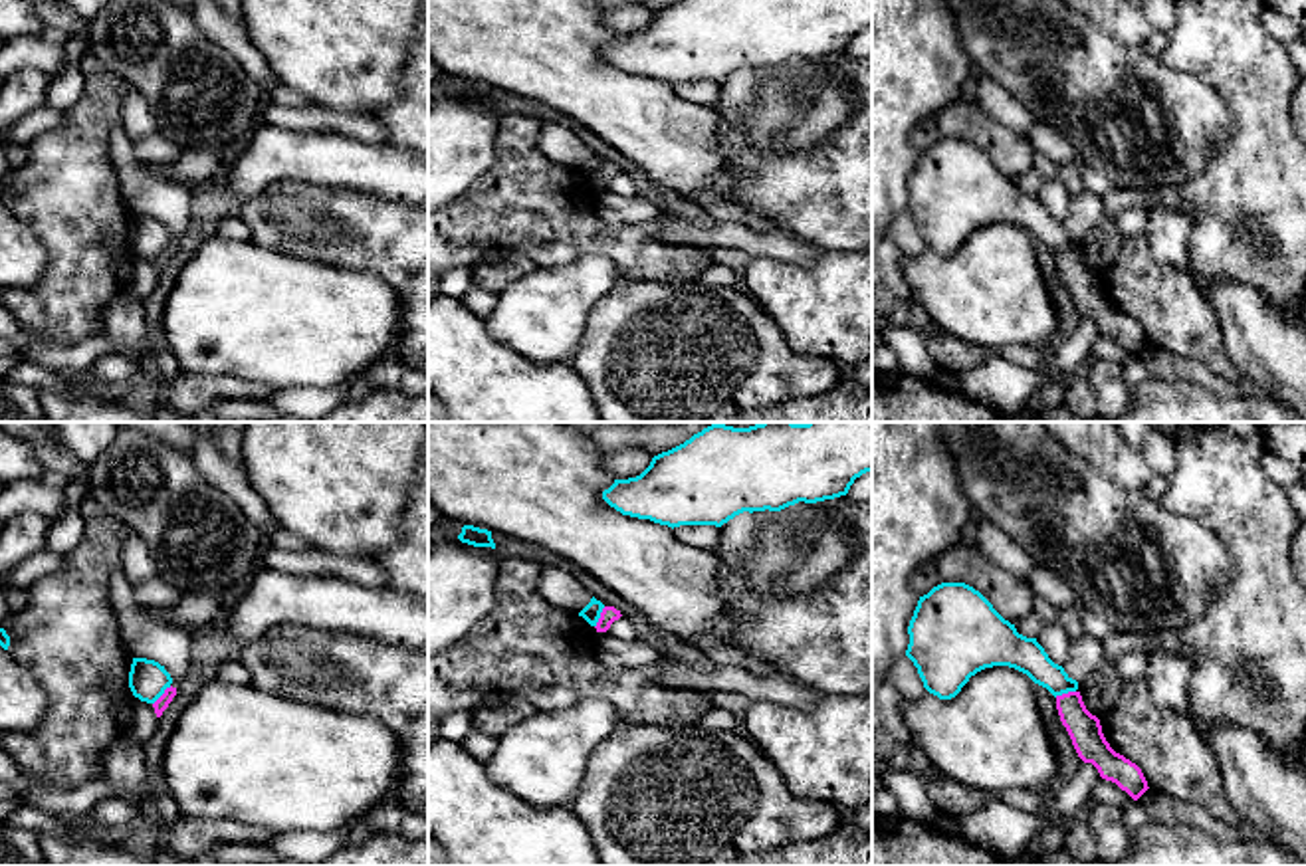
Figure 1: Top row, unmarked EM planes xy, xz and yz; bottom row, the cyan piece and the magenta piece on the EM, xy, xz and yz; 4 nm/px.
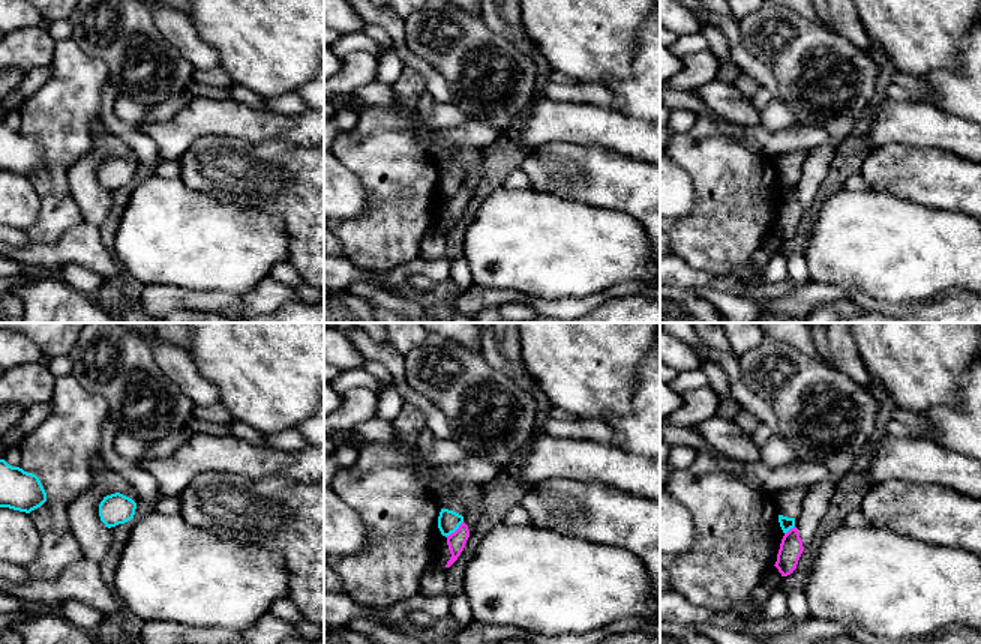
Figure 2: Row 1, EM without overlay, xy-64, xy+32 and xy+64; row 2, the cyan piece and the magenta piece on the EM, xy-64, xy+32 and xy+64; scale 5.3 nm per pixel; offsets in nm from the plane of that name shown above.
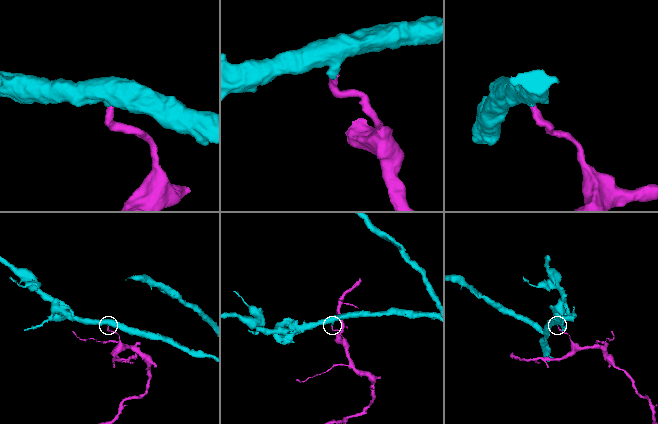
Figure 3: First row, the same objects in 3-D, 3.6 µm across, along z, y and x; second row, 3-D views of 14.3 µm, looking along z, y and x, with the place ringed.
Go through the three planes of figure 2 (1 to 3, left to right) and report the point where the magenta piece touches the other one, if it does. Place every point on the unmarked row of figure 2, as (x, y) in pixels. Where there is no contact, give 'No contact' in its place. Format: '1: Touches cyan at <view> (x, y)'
1: No contact
2: Touches cyan at xy+32 (455, 194)
3: Touches cyan at xy+64 (789, 192)

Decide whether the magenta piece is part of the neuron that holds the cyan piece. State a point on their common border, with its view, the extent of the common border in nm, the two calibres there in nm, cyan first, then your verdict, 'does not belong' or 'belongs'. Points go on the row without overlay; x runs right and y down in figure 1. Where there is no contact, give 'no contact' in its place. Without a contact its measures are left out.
xy (163, 248) | 110 nm | 160/60 nm | does not belong

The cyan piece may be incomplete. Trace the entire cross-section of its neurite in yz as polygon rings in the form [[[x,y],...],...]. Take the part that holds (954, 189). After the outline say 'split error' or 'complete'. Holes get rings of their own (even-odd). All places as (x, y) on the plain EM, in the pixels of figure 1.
[[[941,139],[920,153],[908,190],[906,212],[924,244],[939,256],[955,254],[971,232],[993,222],[1027,230],[1054,254],[1078,246],[1078,238],[1048,214],[1036,194],[1019,190],[965,139]]]; complete

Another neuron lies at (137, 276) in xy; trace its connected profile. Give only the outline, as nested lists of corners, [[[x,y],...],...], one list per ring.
[[[123,244],[115,252],[113,268],[123,285],[123,291],[141,301],[153,291],[159,279],[153,260],[135,254],[131,244]]]

